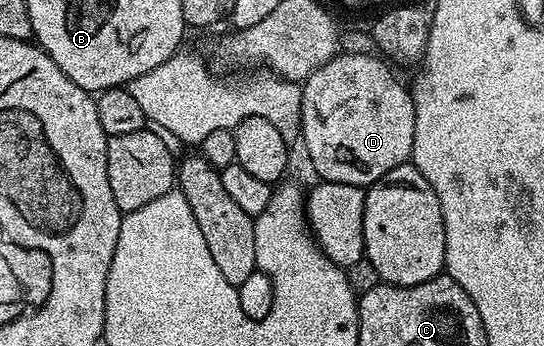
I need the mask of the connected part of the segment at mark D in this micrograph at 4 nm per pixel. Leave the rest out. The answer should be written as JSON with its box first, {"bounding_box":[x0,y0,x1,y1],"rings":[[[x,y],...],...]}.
{"bounding_box":[300,53,416,189],"rings":[[[339,53],[324,65],[320,65],[320,69],[316,69],[301,84],[300,143],[301,146],[306,146],[306,155],[310,158],[319,180],[356,185],[365,189],[380,177],[384,177],[384,173],[396,169],[410,159],[416,133],[414,97],[411,88],[407,84],[405,87],[390,70],[391,64],[383,61],[377,54]]]}

